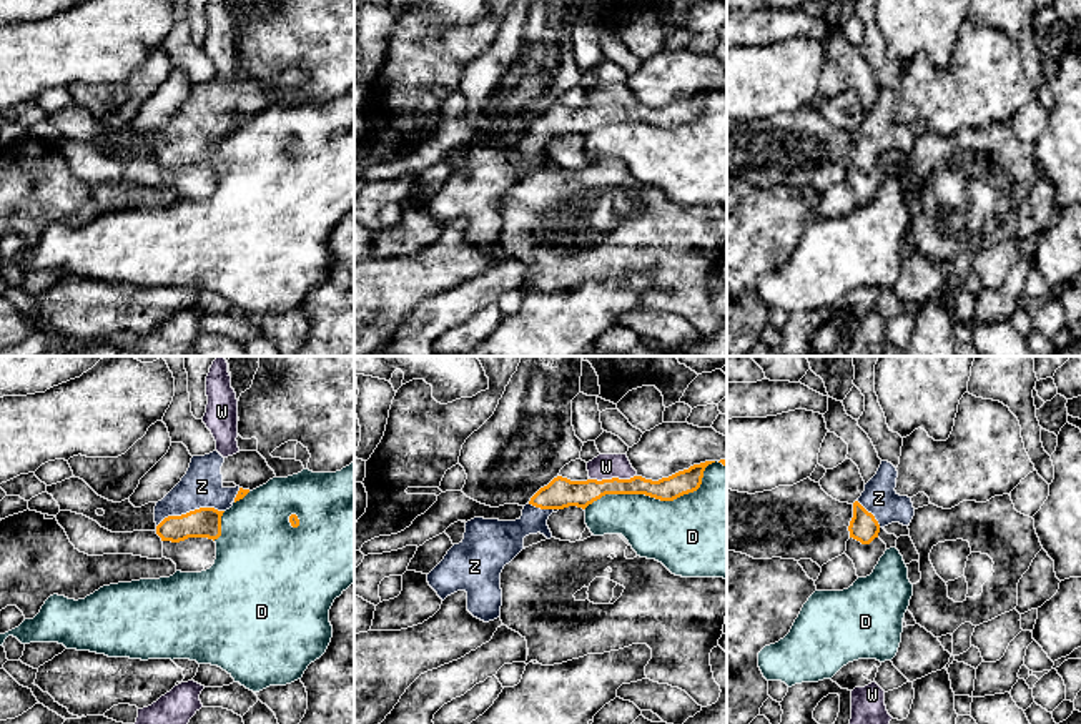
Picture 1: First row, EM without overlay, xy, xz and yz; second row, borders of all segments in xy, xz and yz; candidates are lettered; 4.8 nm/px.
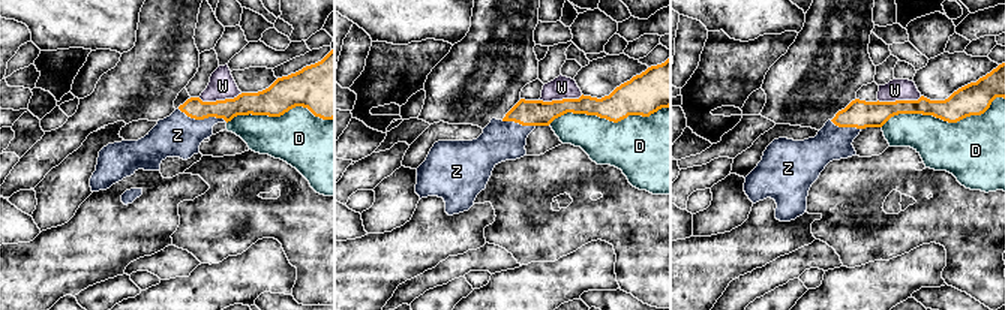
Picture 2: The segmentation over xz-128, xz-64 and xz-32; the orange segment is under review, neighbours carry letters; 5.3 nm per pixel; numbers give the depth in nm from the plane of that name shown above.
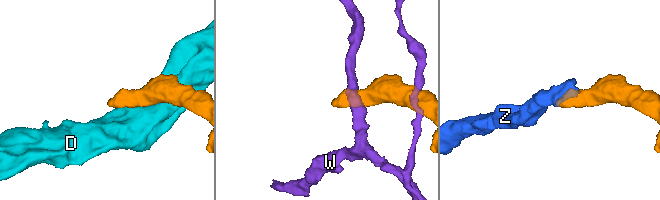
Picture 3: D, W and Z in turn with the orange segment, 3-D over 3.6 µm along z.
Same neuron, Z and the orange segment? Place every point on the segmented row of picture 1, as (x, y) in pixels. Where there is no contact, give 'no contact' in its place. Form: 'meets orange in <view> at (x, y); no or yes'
meets orange in xy at (190, 511); yes

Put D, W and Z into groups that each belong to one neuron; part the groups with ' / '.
D / W / Z

